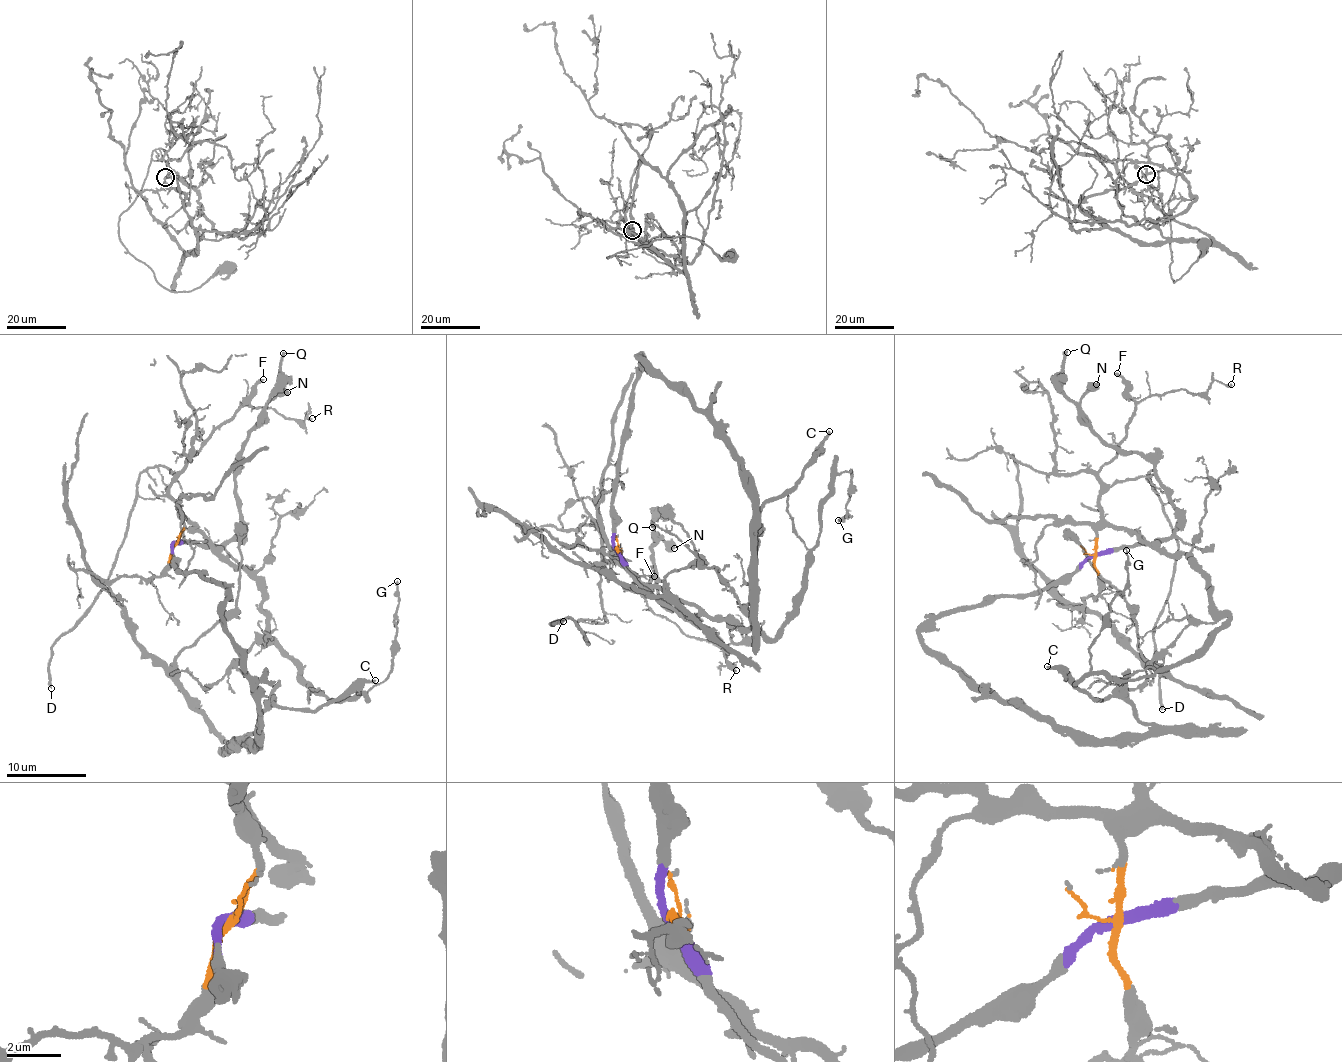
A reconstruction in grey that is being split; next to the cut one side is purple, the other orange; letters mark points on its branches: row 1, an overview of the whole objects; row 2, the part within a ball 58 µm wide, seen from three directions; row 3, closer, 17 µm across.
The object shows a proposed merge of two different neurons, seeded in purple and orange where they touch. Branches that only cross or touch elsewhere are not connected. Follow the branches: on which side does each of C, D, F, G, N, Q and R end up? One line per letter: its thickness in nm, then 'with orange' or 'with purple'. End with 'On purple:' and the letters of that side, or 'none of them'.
C: 280 nm | with purple
D: 260 nm | with orange
F: 280 nm | with orange
G: 180 nm | with orange
N: 480 nm | with purple
Q: 300 nm | with purple
R: 170 nm | with orange
On purple: C, N, Q

